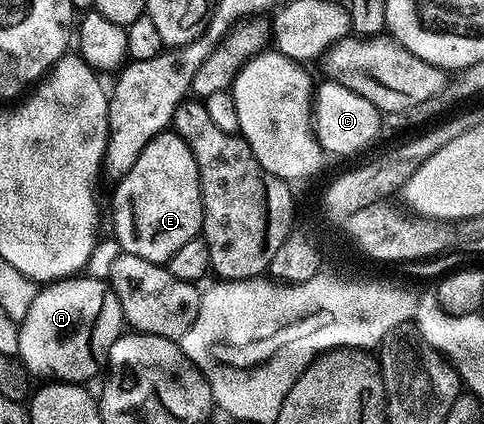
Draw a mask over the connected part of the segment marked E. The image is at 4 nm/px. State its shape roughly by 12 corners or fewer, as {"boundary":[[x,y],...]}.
{"boundary":[[167,129],[117,183],[125,254],[166,265],[202,230],[192,149]]}

